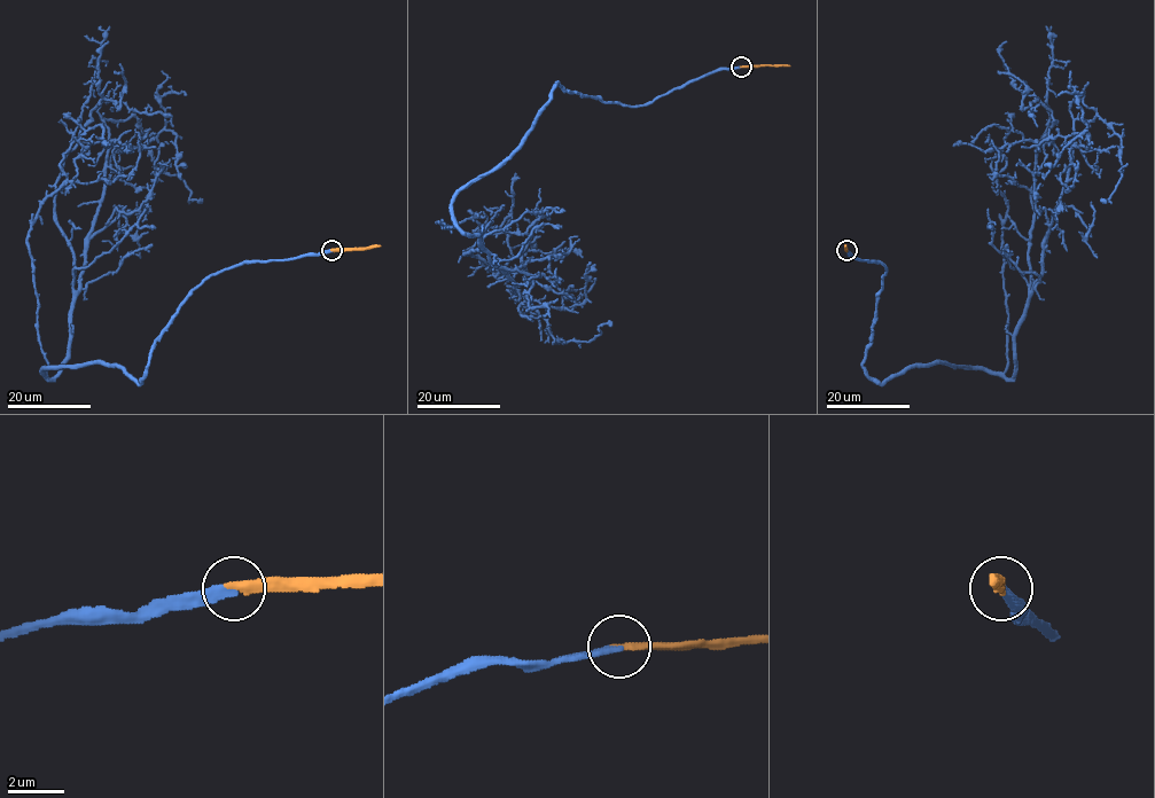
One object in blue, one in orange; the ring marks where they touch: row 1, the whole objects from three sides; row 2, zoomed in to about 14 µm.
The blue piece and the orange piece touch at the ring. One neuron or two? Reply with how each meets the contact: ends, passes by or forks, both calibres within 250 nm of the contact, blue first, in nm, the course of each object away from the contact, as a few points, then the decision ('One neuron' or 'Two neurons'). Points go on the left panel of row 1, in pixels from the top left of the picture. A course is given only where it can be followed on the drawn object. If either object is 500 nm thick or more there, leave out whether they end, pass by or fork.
At the ring blue ends. At the ring orange ends. Thickness 280 nm (blue) against 320 nm. Course of blue: (332, 250), (209, 275), (139, 383), (100, 364), (48, 378), (103, 118), (134, 116), (202, 201). Course of orange: (332, 250), (380, 245). One neuron

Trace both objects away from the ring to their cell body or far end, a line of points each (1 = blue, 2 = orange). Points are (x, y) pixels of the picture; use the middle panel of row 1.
1: (741, 67), (638, 107), (558, 83), (516, 149), (452, 203), (558, 341), (611, 326)
2: (741, 67), (789, 65)

